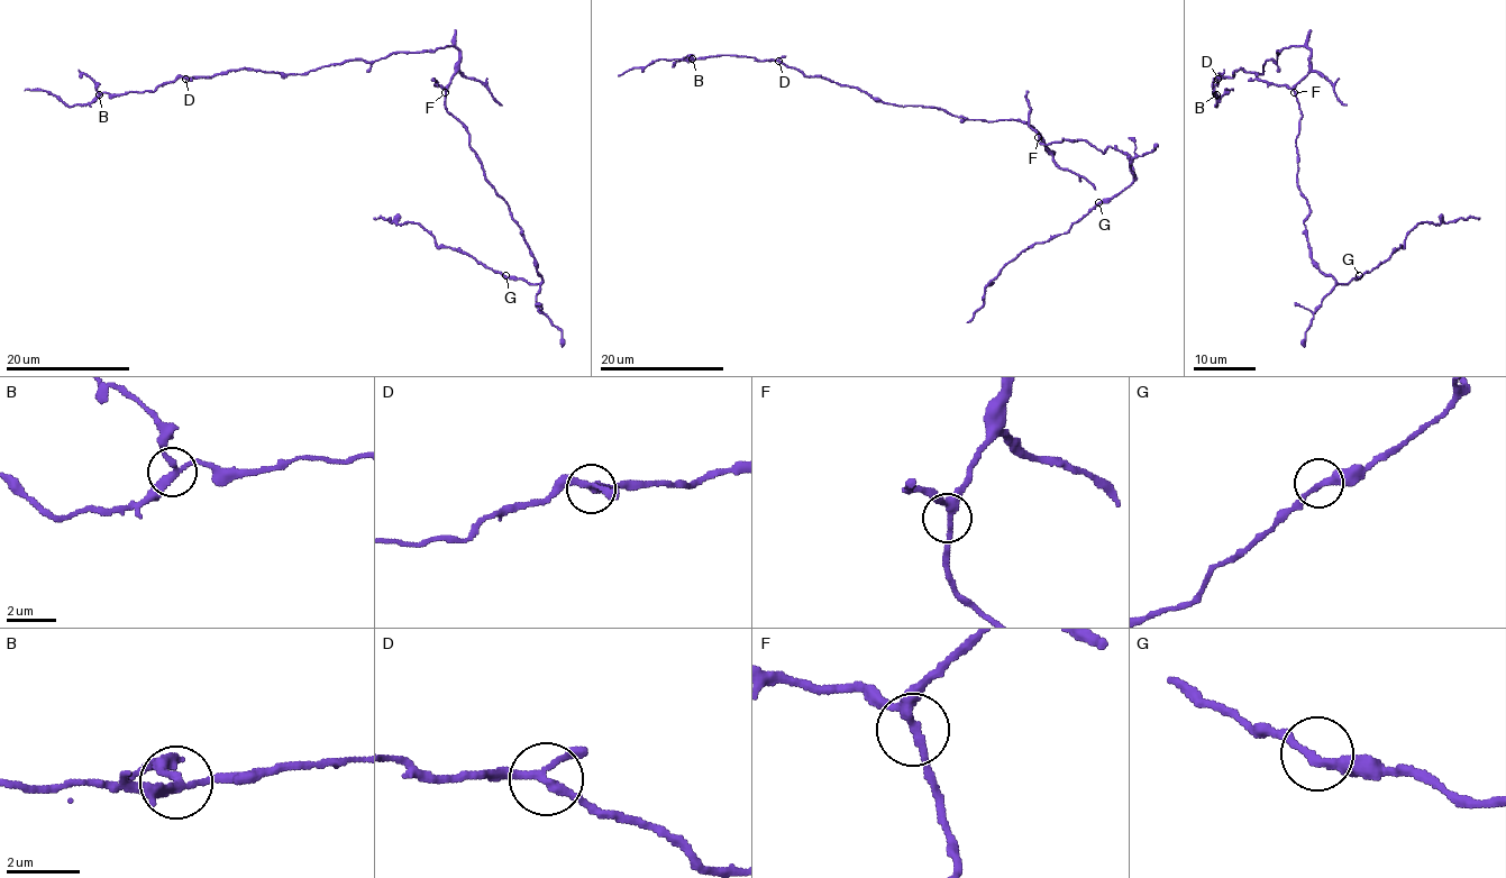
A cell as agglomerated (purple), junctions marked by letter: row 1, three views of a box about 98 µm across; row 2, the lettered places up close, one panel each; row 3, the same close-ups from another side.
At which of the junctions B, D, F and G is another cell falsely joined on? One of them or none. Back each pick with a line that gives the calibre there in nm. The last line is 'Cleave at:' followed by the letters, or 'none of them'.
B: 240 nm
Cleave at: B

